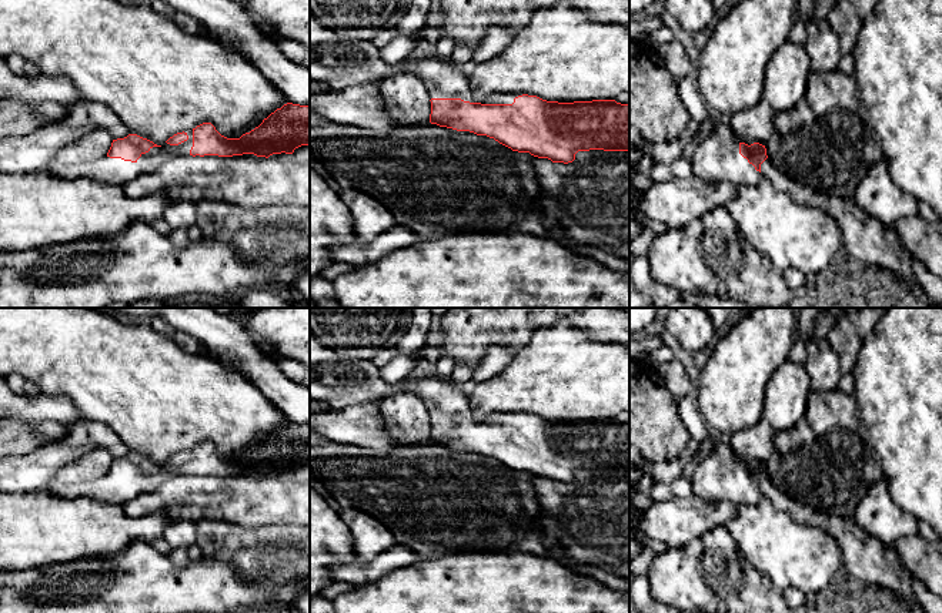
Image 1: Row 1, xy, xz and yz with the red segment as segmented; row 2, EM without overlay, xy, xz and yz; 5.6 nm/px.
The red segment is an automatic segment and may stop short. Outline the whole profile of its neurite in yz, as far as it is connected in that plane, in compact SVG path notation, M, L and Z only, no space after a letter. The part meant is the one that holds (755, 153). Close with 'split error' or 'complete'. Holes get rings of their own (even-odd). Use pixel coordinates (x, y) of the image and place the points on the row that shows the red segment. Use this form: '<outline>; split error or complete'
M726 120L701 138L691 167L706 182L754 185L762 178L761 164L768 158L765 145L741 143Z; split error

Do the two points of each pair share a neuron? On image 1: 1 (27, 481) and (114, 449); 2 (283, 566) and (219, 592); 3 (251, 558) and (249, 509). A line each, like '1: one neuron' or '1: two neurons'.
1: one neuron
2: two neurons
3: two neurons

